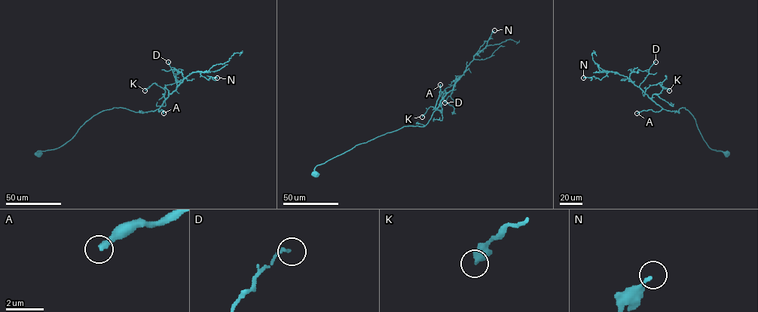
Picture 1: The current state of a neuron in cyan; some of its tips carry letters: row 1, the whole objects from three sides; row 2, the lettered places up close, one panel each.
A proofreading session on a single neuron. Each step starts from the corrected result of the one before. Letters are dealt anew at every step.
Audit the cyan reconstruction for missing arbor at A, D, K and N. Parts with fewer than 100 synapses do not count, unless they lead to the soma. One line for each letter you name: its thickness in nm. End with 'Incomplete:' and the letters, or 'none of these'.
A: 320 nm thick
Incomplete: A

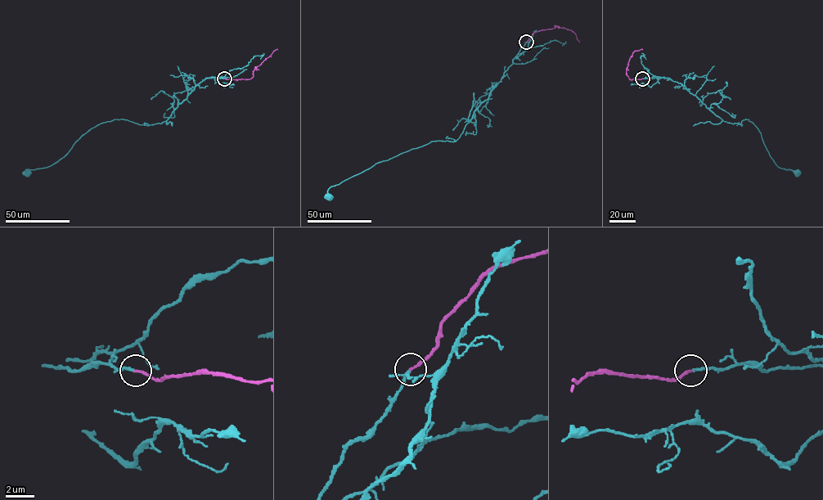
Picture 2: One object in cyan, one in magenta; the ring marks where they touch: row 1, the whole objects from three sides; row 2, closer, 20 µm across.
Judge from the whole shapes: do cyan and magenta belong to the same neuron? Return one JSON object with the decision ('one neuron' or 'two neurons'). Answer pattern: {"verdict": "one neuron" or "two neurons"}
{"verdict": "one neuron"}

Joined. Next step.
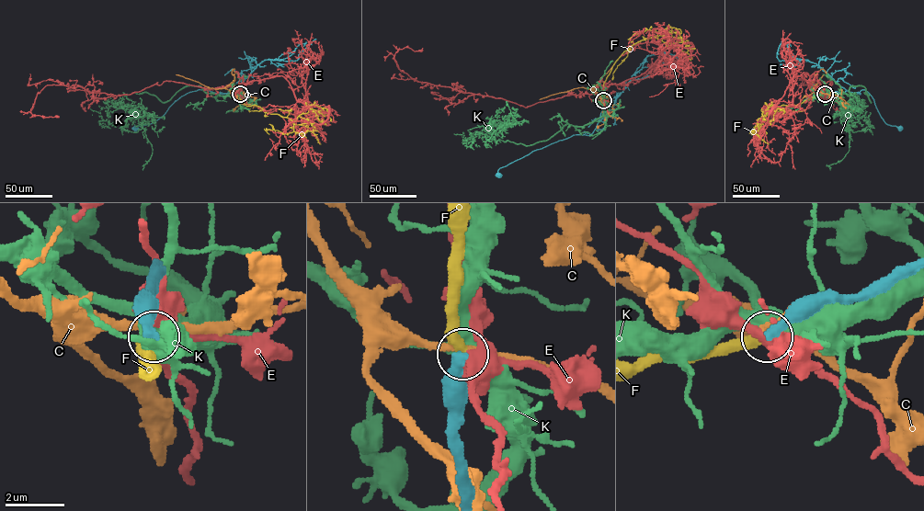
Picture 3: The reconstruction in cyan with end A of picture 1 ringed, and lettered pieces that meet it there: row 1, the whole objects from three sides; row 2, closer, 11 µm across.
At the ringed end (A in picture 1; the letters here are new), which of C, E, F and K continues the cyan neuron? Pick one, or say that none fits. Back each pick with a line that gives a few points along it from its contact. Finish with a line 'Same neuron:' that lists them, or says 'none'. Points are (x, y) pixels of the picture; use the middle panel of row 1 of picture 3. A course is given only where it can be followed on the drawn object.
F: it runs (603, 100), (603, 85), (611, 67), (633, 44), (656, 38), (673, 43), (685, 52), (694, 48)
Same neuron: F

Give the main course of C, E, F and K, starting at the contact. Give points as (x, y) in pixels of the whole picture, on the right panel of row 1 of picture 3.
C: (825, 94), (812, 88), (825, 74)
E: (826, 94), (818, 86), (831, 81), (820, 95), (811, 86), (802, 85), (792, 103), (772, 117)
F: (825, 94), (797, 106), (778, 106), (774, 112), (766, 114), (763, 120), (770, 105), (777, 107), (773, 121)
K: (826, 94), (862, 85), (871, 102), (866, 92), (850, 98), (849, 150), (827, 164)

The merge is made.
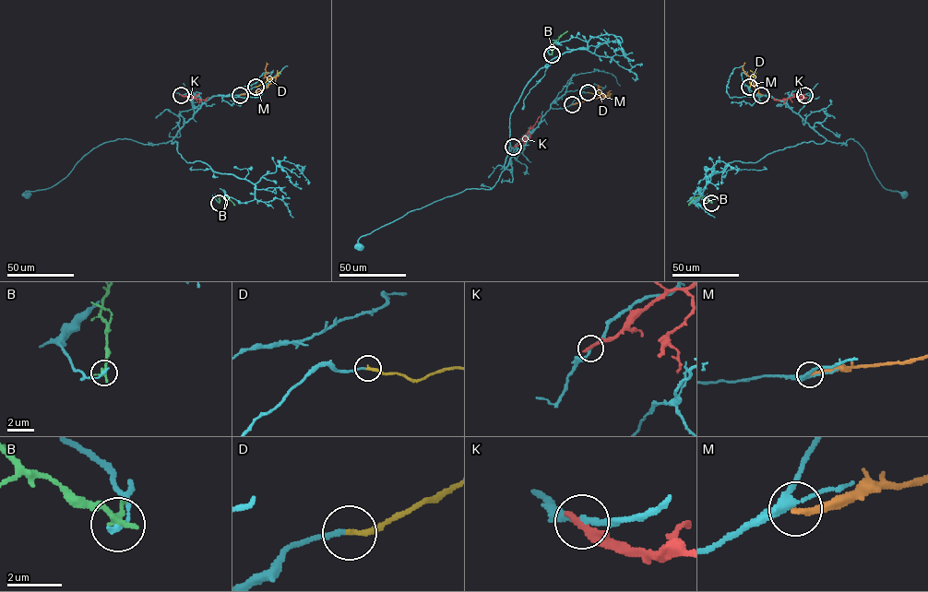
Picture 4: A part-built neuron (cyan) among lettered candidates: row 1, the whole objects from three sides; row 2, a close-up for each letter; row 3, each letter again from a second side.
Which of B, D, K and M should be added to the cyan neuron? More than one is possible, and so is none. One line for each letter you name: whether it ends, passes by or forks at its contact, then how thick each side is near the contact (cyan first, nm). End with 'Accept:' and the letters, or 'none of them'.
D: it ends; calibres 170 and 200 nm
Accept: D

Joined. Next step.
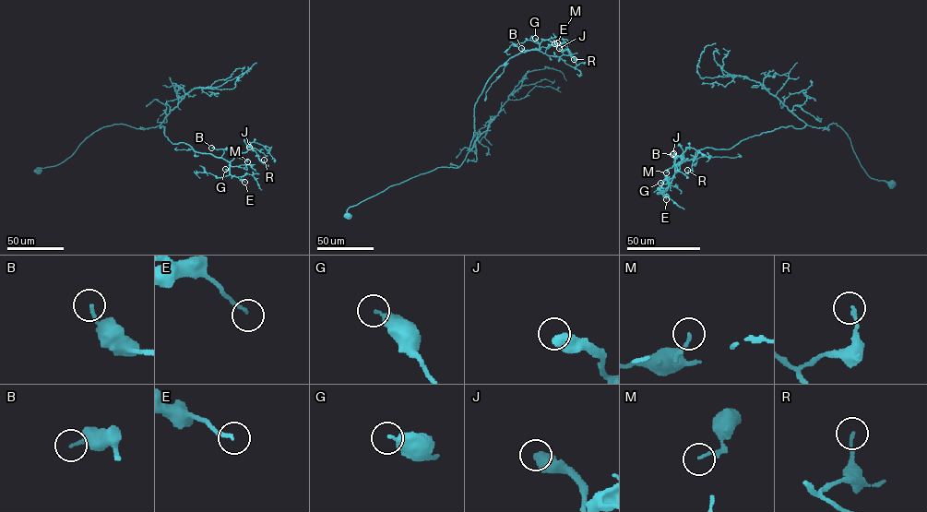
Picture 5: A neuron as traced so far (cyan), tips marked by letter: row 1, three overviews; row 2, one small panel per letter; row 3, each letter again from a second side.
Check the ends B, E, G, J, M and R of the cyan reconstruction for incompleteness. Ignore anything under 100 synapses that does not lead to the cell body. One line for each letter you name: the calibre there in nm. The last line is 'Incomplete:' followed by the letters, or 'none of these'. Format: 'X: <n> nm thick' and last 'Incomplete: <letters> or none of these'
Incomplete: none of these

